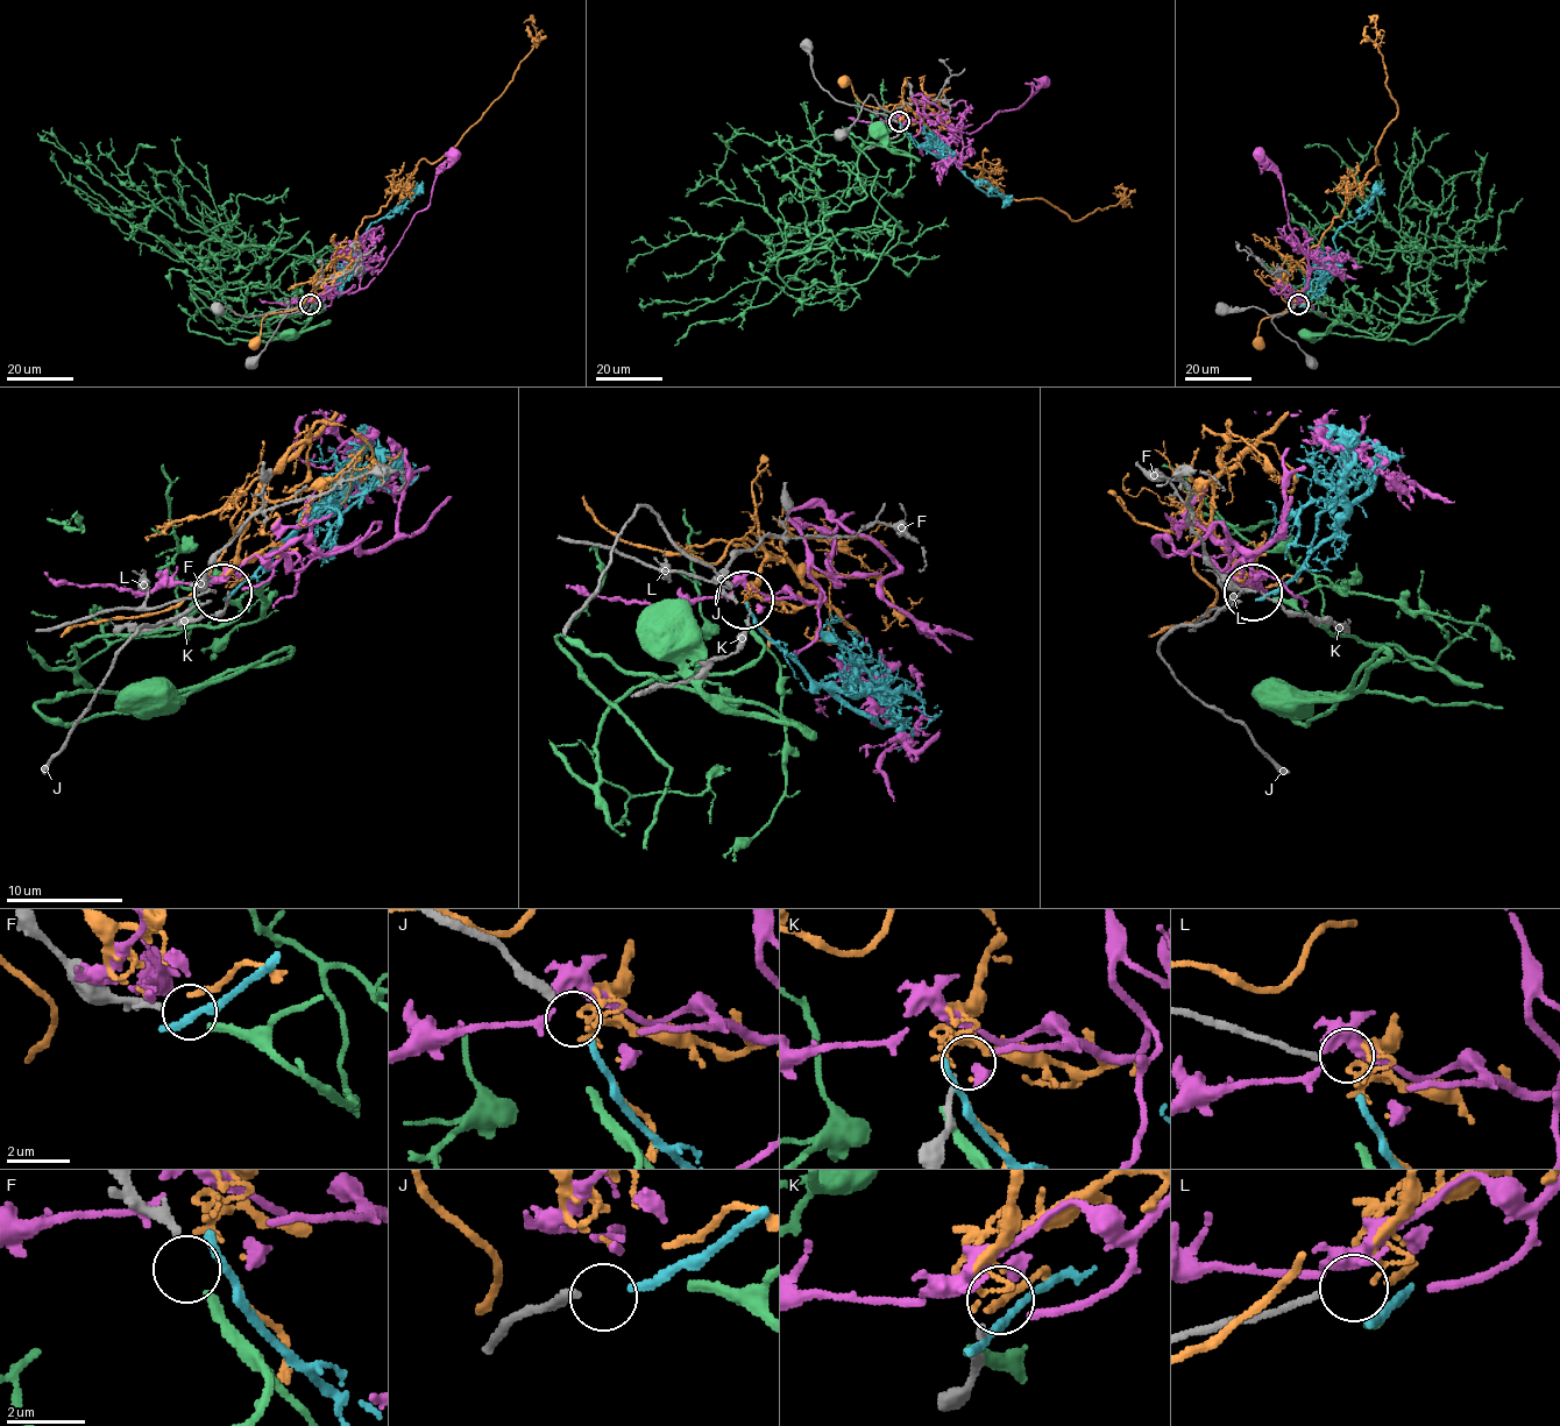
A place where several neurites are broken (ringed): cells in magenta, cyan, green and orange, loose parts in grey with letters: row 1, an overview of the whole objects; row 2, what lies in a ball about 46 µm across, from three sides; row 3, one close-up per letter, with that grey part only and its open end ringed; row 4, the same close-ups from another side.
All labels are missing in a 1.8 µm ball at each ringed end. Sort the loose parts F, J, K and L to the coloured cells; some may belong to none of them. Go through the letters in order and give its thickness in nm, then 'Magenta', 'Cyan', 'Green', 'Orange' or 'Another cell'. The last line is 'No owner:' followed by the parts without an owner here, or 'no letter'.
F: Thickness 240 nm. Green
J: Thickness 240 nm. Cyan
K: Thickness 130 nm. Magenta
L: Thickness 170 nm. Another cell
No owner: L

